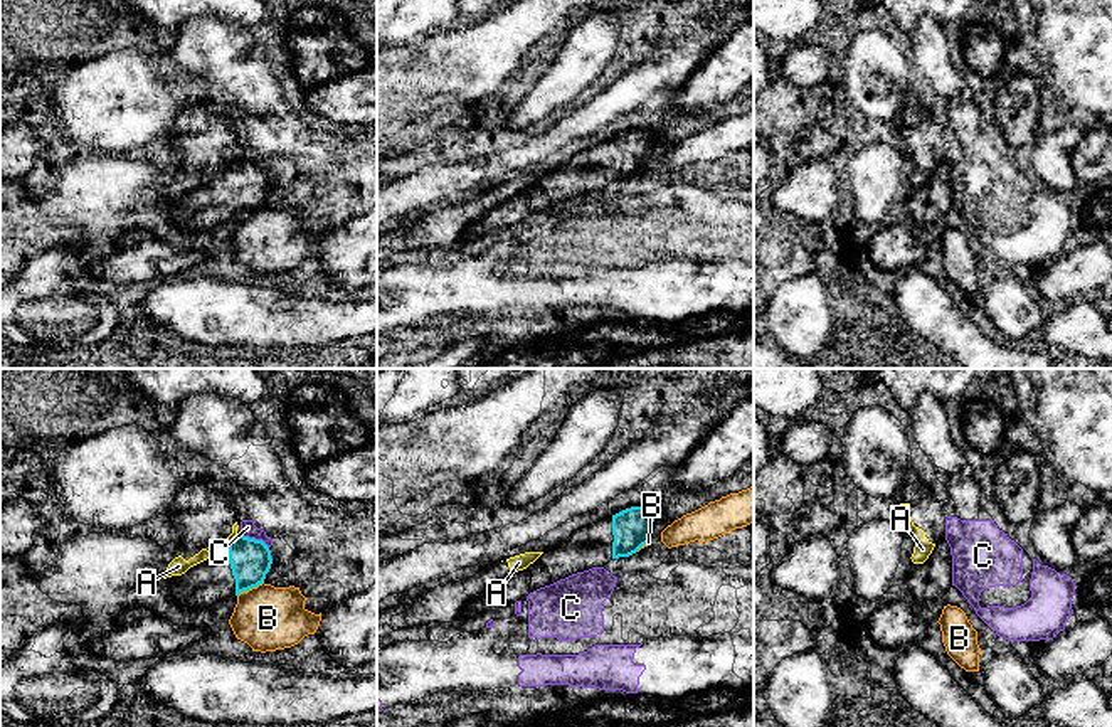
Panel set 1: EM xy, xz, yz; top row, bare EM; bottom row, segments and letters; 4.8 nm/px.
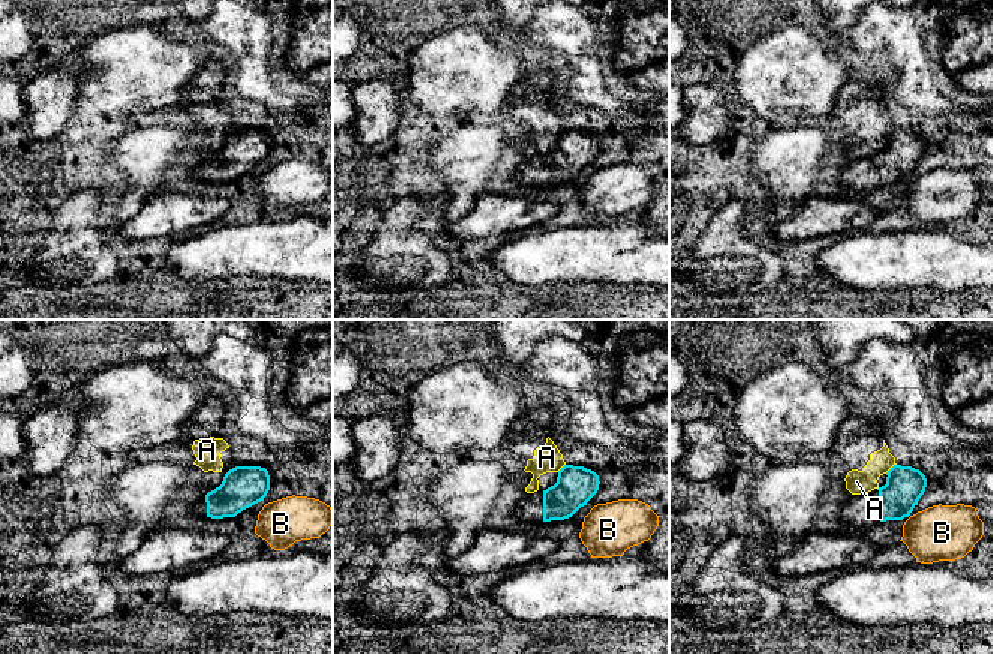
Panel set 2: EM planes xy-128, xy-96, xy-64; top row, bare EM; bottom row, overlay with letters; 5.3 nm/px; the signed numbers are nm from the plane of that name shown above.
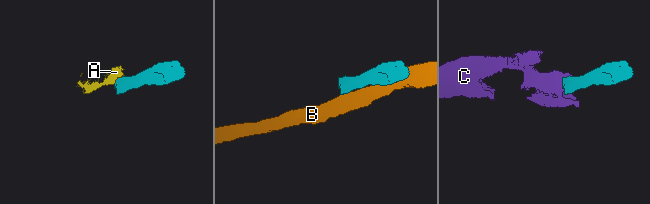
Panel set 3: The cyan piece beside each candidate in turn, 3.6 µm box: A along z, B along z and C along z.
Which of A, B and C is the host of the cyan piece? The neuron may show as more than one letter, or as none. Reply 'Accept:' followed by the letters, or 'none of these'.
Accept: none of these

